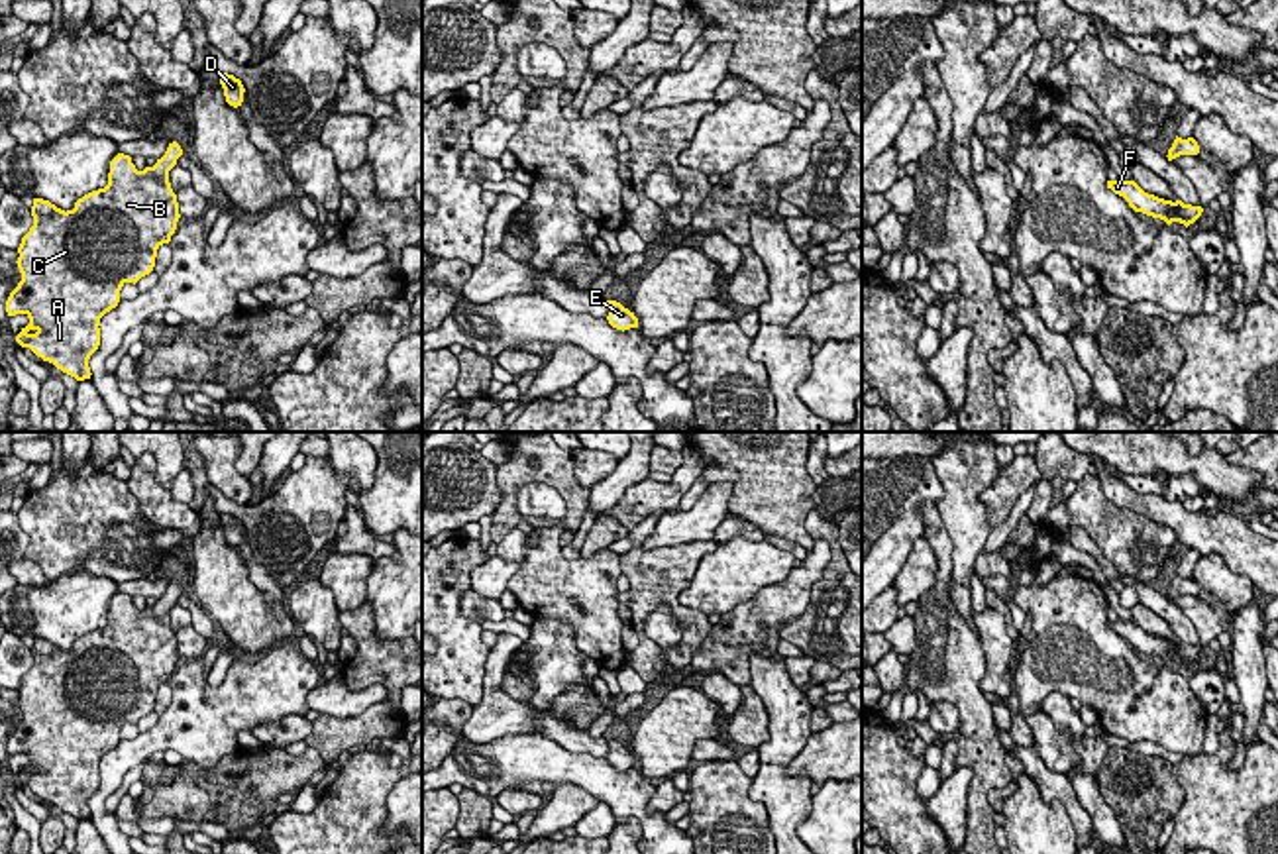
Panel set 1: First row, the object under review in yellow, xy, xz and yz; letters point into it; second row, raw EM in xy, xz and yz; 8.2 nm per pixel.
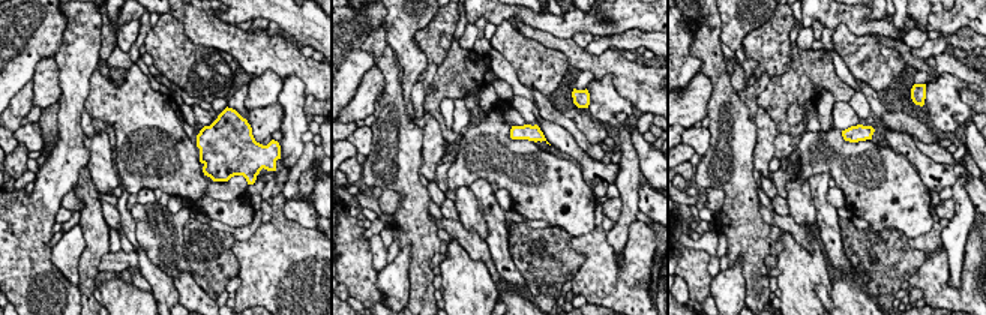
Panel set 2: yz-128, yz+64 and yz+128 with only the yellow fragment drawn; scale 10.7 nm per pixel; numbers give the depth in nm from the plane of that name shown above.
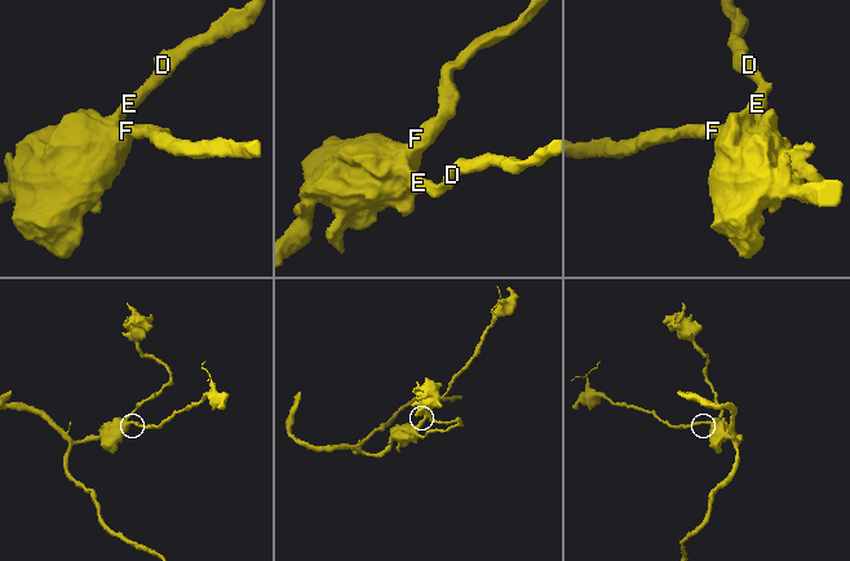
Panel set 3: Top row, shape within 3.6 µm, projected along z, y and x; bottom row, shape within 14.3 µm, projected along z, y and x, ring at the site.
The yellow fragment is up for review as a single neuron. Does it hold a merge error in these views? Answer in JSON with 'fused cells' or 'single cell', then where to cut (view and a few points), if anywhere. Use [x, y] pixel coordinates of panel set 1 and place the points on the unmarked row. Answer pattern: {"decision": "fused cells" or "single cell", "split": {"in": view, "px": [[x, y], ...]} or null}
{"decision": "single cell", "split": null}

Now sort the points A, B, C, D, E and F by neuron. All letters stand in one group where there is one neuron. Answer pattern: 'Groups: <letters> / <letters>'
Groups: A B C D E F

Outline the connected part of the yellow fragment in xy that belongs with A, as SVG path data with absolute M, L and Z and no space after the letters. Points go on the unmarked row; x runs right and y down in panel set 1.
M169 583L153 607L137 611L130 595L110 601L108 624L61 650L49 640L33 638L33 666L18 687L22 721L6 740L8 756L26 754L29 764L16 781L43 801L53 803L77 821L90 819L88 799L100 785L100 758L118 746L126 722L137 722L155 707L157 689L171 681L177 669L179 642L169 622L169 611L183 589Z

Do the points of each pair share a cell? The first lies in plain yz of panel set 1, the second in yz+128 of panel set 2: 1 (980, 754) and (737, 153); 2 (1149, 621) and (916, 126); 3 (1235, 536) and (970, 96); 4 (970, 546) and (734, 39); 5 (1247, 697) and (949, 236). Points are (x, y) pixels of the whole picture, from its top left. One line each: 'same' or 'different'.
1: same
2: different
3: same
4: same
5: same

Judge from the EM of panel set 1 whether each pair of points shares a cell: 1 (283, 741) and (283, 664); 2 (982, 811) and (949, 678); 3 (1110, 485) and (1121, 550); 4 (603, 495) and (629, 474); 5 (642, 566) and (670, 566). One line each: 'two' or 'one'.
1: two
2: one
3: two
4: one
5: one

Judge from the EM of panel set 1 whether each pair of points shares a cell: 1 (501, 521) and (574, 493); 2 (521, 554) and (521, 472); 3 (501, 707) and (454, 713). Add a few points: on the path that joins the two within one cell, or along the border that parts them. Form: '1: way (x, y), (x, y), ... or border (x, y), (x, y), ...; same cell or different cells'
1: way (509, 497), (509, 489), (525, 474), (550, 474); same cell
2: border (515, 527), (497, 544); different cells
3: border (474, 707), (460, 733); different cells

